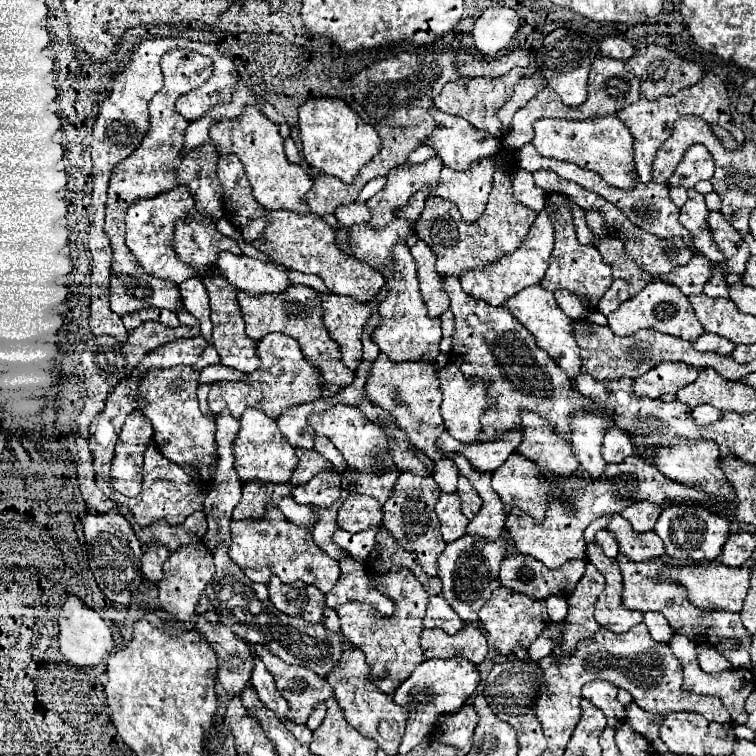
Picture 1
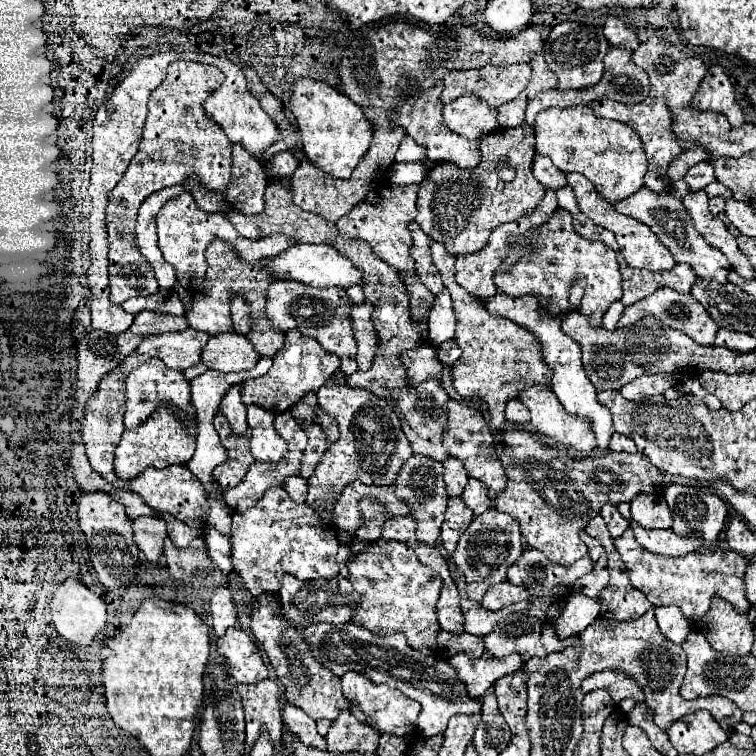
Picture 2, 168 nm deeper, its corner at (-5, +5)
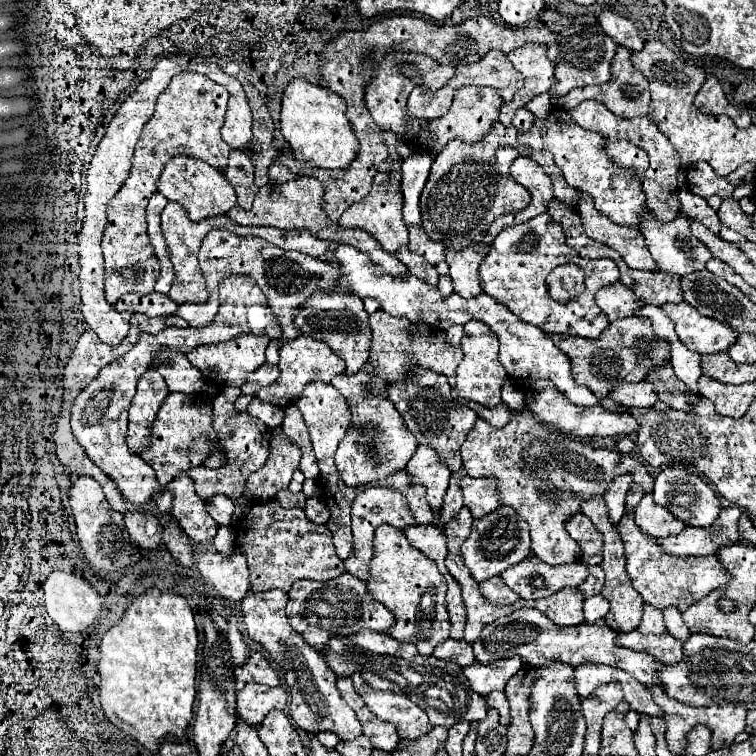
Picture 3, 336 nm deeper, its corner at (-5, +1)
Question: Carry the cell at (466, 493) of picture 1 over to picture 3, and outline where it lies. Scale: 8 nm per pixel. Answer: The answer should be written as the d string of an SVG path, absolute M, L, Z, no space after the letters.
M465 475L461 477L461 489L465 497L465 507L471 511L473 519L485 517L499 507L497 483L493 479L475 479Z

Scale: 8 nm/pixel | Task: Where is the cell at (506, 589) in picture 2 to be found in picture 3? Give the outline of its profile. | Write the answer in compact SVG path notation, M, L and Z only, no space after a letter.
M501 577L495 579L487 579L485 583L479 585L481 595L485 597L485 601L489 603L499 603L499 605L511 605L519 599L519 595L515 591L511 591L509 587L505 587Z

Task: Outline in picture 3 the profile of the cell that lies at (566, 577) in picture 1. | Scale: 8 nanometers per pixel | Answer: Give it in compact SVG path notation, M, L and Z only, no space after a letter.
M531 555L521 563L501 573L501 579L521 599L545 599L565 587L579 587L589 575L587 563L577 561L569 565L547 565Z

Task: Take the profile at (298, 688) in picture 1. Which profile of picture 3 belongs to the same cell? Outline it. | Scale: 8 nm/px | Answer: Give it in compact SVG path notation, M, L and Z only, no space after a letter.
M281 589L265 593L249 591L241 601L243 623L247 627L249 637L265 647L273 663L273 669L277 671L279 679L283 679L283 683L287 685L291 693L289 711L297 727L313 733L333 731L339 739L355 739L357 735L361 735L361 723L357 721L355 711L345 703L337 689L337 675L333 675L333 671L327 667L321 653L317 653L311 645L307 645L301 639L301 635L297 635L297 631L293 631L285 615L285 603L287 593Z

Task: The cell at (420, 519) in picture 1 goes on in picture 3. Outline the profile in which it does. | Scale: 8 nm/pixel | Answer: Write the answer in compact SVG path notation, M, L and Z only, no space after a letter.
M421 445L405 469L415 485L423 485L427 489L427 503L433 515L439 517L451 471L437 459L437 453L433 449Z

